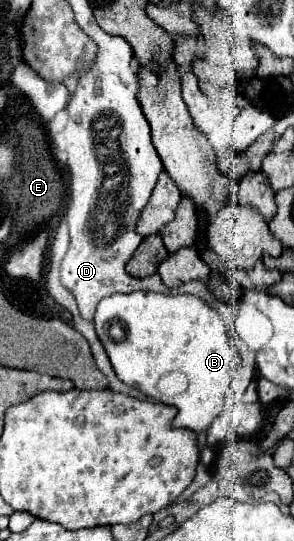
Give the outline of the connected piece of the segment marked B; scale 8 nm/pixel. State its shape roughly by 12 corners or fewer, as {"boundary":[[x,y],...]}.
{"boundary":[[114,293],[94,325],[116,375],[200,435],[252,379],[196,295]]}

